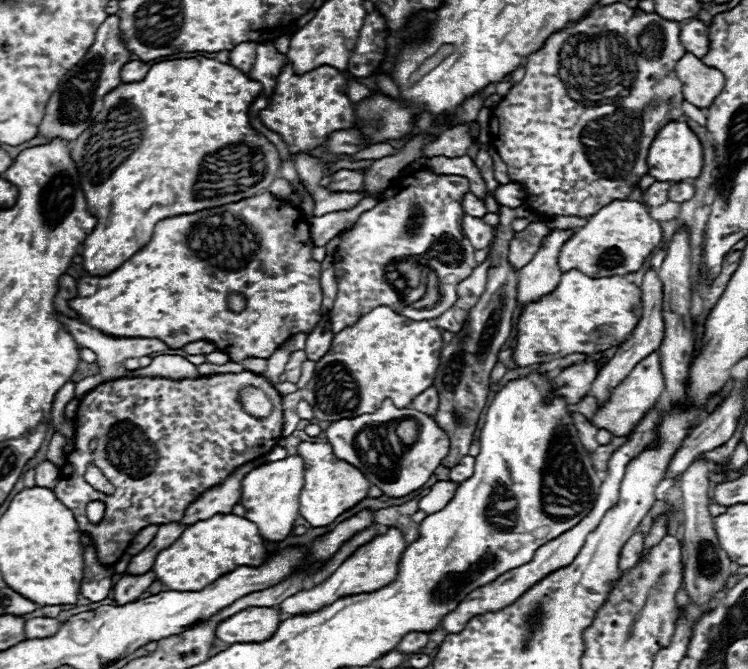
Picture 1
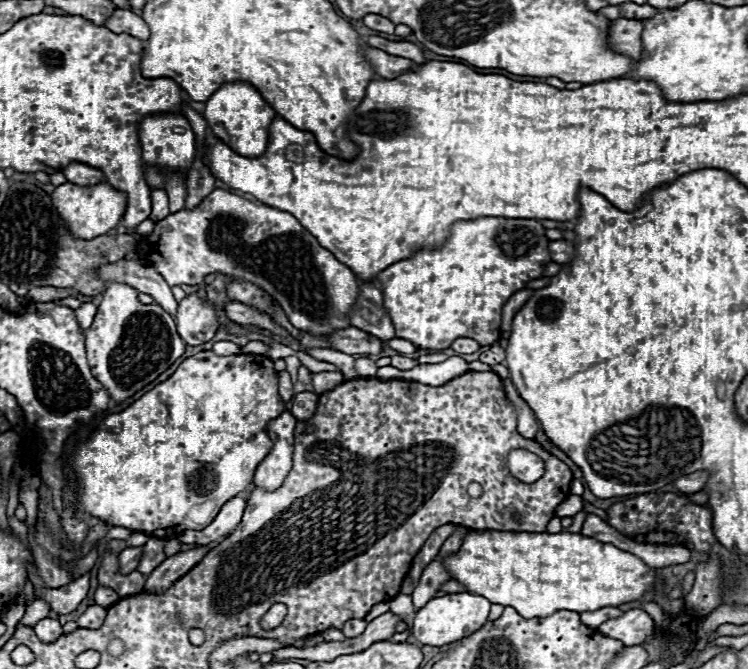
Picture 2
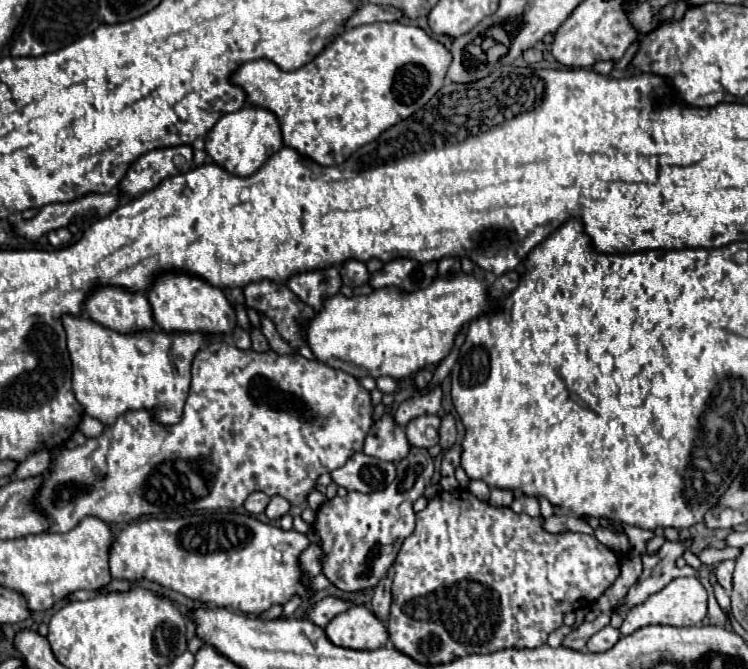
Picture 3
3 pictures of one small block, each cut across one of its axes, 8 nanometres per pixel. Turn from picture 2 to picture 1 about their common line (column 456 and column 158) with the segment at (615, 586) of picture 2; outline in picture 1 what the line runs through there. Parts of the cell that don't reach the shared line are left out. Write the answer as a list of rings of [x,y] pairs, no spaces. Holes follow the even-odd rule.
[[[216,514],[188,526],[188,530],[184,530],[174,544],[160,550],[156,554],[152,572],[168,590],[202,590],[238,566],[260,566],[266,556],[268,552],[264,548],[264,538],[252,520],[236,514]]]

